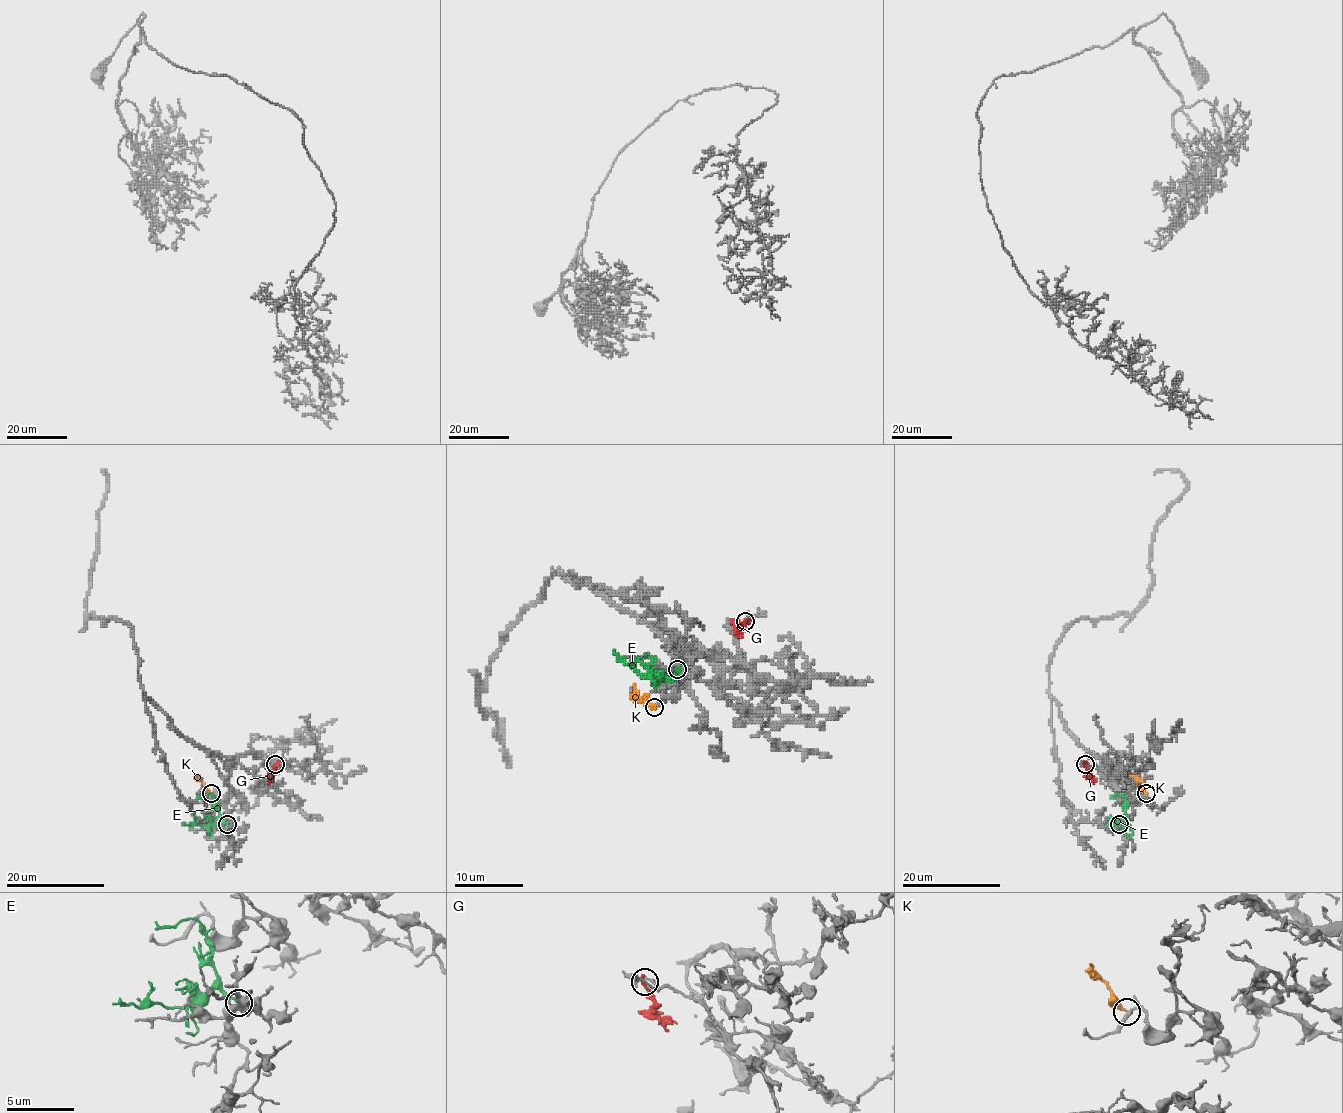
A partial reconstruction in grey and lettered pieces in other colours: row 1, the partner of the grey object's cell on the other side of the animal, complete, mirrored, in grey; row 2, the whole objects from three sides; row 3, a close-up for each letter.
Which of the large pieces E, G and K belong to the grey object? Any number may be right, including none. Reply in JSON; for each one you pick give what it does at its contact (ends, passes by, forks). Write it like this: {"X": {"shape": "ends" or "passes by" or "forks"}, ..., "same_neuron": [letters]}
{"E": {"shape": "ends"}, "same_neuron": ["E"]}

